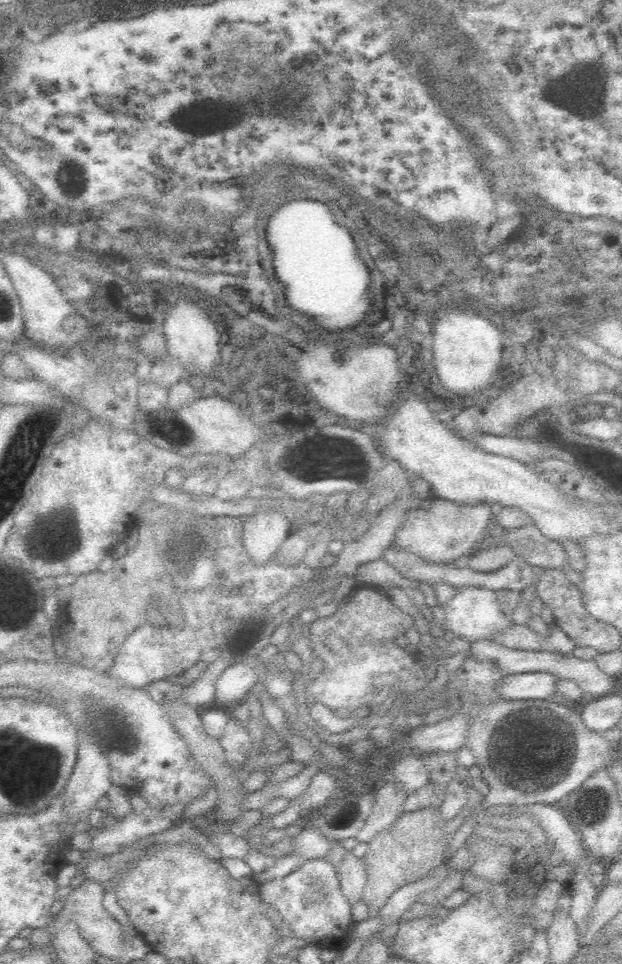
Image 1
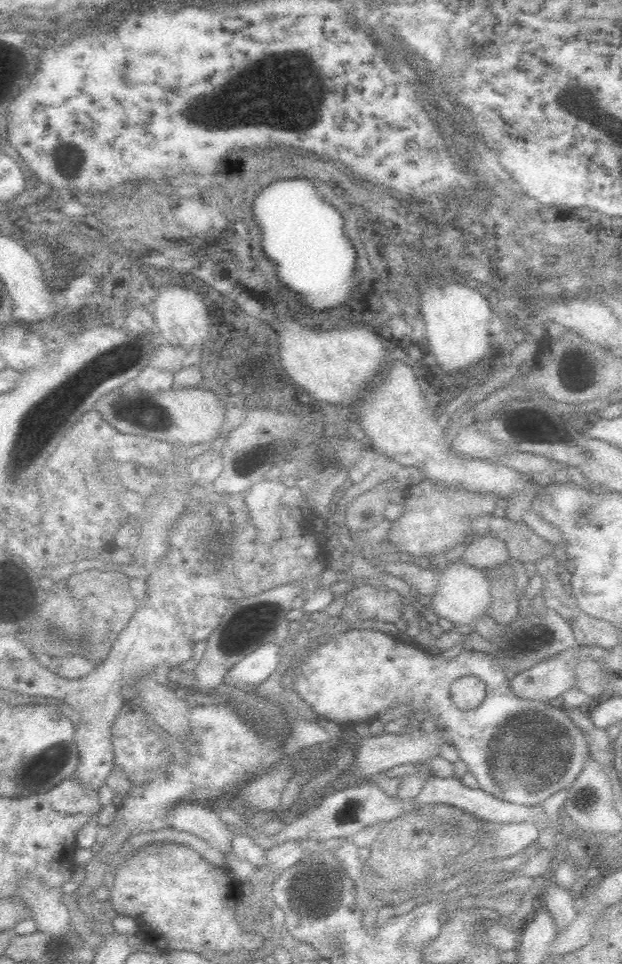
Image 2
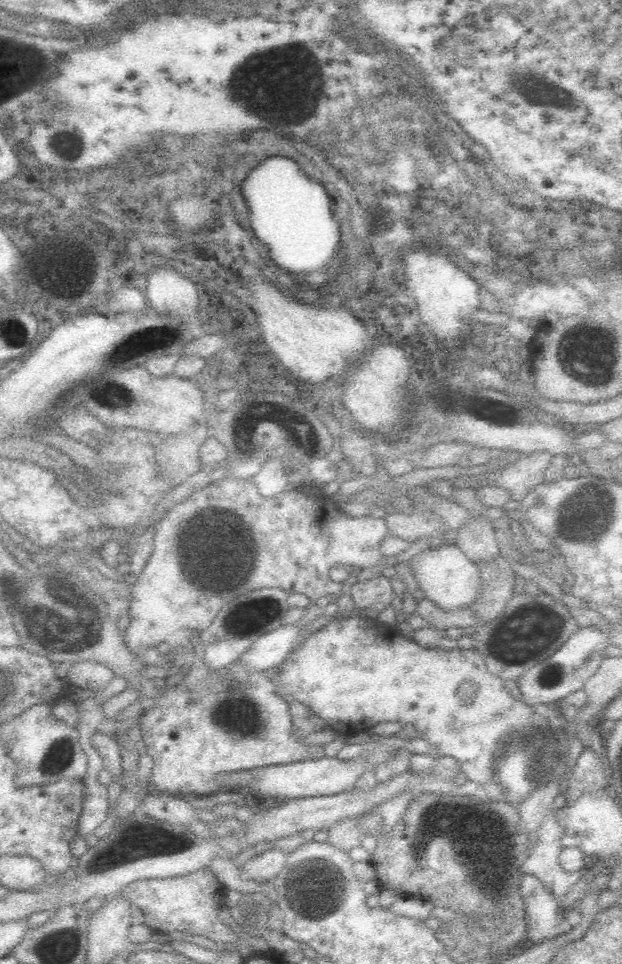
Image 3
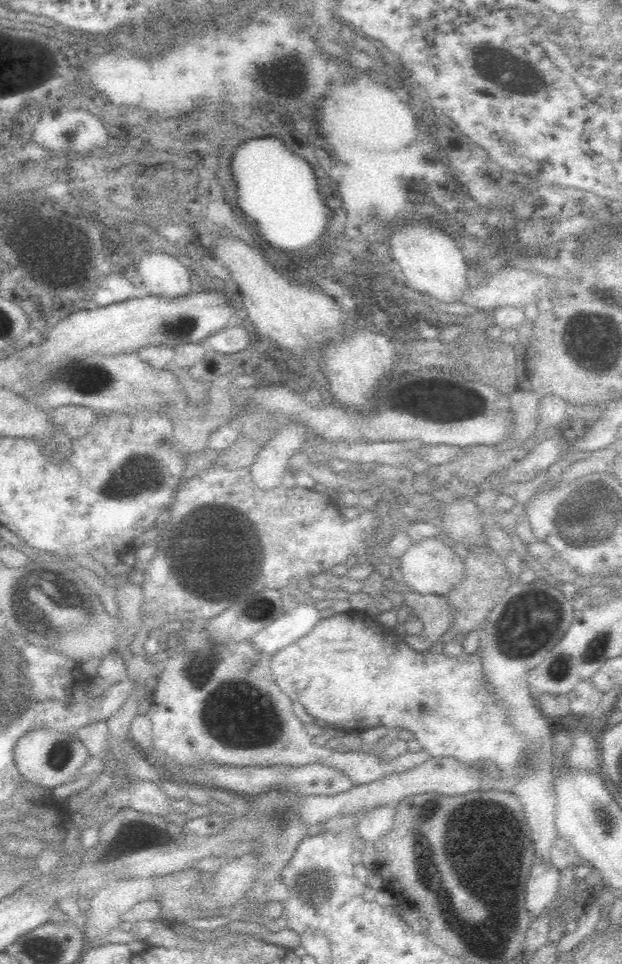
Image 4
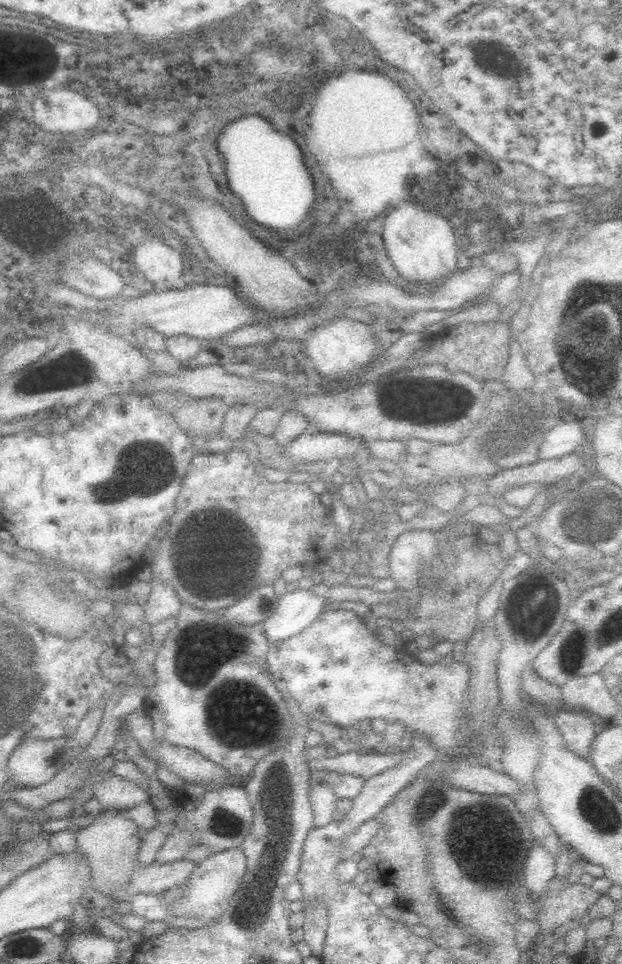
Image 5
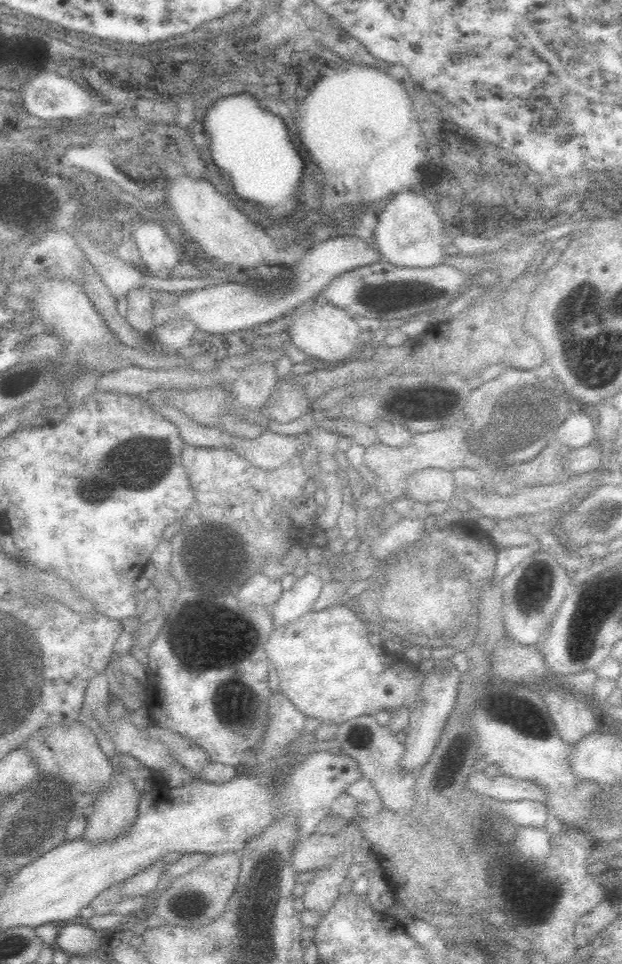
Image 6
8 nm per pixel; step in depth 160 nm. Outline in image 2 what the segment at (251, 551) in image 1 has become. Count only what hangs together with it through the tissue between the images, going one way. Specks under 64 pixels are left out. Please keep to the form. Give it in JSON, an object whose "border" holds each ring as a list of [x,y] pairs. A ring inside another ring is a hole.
{"border":[[[262,480],[258,488],[252,488],[246,494],[246,504],[250,508],[250,520],[258,528],[258,538],[262,542],[272,542],[278,538],[278,528],[274,528],[276,508],[282,498],[282,484],[278,480]]]}

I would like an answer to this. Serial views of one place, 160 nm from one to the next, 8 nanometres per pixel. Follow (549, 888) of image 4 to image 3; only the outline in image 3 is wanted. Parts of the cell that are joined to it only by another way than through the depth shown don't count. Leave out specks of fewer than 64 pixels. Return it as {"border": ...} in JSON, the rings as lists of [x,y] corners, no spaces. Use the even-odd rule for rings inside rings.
{"border":[[[530,873],[522,876],[521,888],[527,922],[526,945],[554,939],[554,936],[571,930],[570,924],[562,916],[558,900],[536,876]]]}

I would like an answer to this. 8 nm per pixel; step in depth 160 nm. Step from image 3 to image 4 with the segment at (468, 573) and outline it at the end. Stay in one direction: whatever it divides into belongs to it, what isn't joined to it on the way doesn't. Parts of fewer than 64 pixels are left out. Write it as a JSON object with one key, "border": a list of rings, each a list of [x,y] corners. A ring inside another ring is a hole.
{"border":[[[426,538],[418,544],[412,544],[406,554],[400,558],[400,572],[406,582],[406,590],[420,594],[446,594],[464,578],[464,564],[456,552],[438,538]]]}

